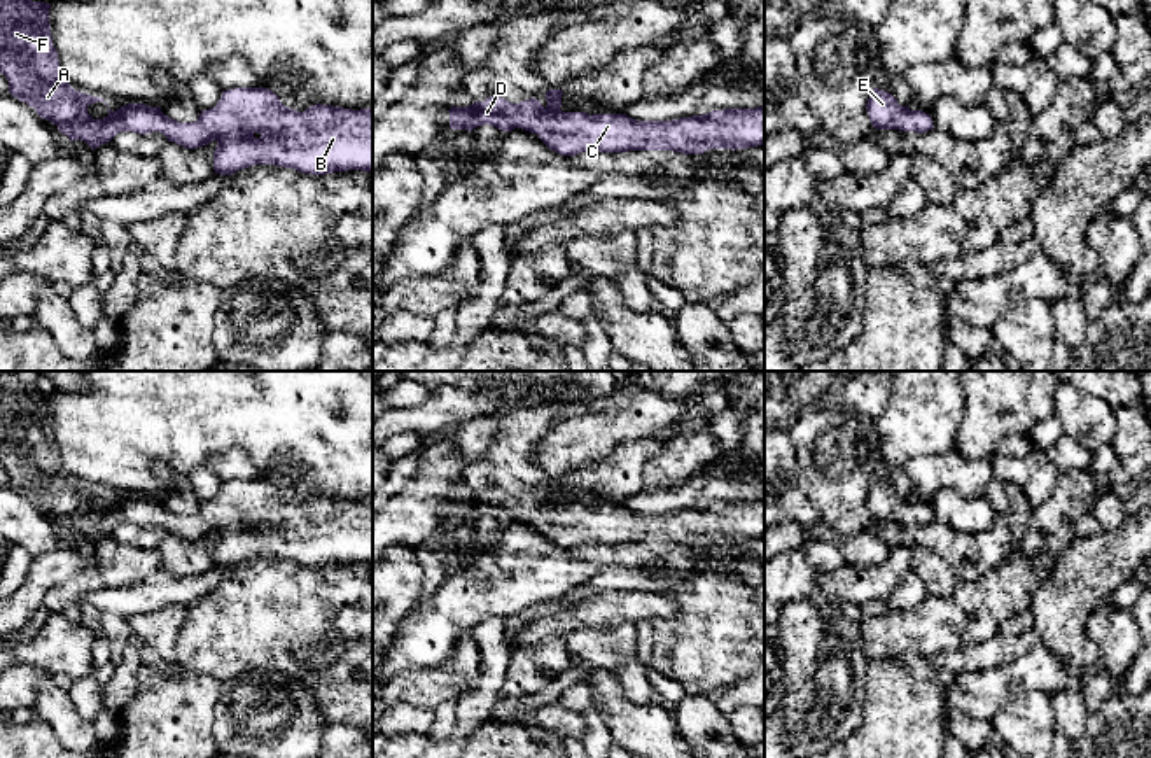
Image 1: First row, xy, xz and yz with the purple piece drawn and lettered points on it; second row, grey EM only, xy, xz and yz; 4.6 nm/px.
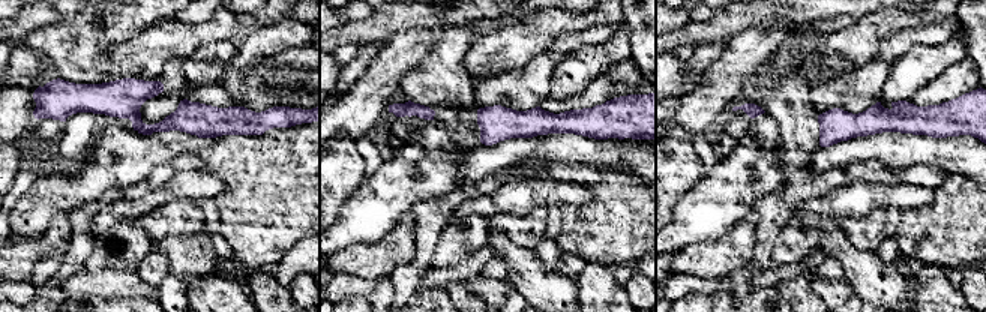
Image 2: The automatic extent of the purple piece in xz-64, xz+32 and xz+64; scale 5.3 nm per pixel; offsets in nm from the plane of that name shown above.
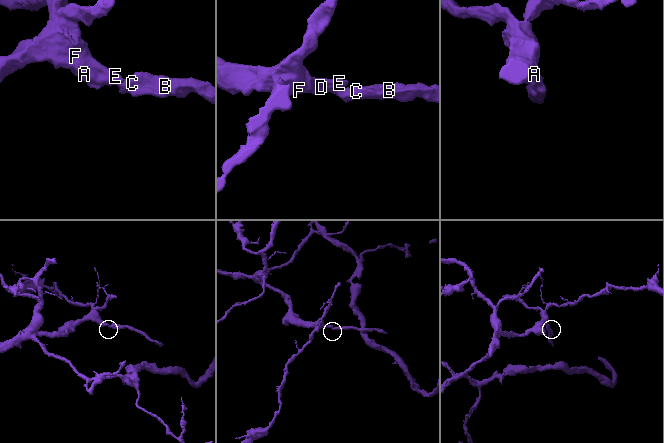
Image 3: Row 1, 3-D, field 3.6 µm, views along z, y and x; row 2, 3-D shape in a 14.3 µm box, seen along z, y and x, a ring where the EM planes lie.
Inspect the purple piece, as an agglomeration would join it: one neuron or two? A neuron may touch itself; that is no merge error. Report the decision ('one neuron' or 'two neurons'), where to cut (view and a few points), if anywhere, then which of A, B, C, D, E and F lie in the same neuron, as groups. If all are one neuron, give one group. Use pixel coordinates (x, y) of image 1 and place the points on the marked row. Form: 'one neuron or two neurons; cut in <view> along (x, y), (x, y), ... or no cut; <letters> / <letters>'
one neuron; no cut; A B C D E F

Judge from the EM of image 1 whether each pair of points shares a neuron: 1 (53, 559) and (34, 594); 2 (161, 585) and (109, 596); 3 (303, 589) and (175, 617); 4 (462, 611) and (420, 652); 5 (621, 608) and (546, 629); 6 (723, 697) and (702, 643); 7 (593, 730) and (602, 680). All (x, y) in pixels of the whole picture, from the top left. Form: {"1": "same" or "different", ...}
{"1": "same", "2": "same", "3": "different", "4": "same", "5": "same", "6": "different", "7": "different"}

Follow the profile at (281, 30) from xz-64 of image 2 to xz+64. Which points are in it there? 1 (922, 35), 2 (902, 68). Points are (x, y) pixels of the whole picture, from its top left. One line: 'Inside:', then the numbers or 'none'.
Inside: 2

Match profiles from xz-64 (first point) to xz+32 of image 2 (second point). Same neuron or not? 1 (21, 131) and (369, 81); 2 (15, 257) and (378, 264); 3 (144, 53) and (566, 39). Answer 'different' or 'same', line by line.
1: same
2: same
3: different

